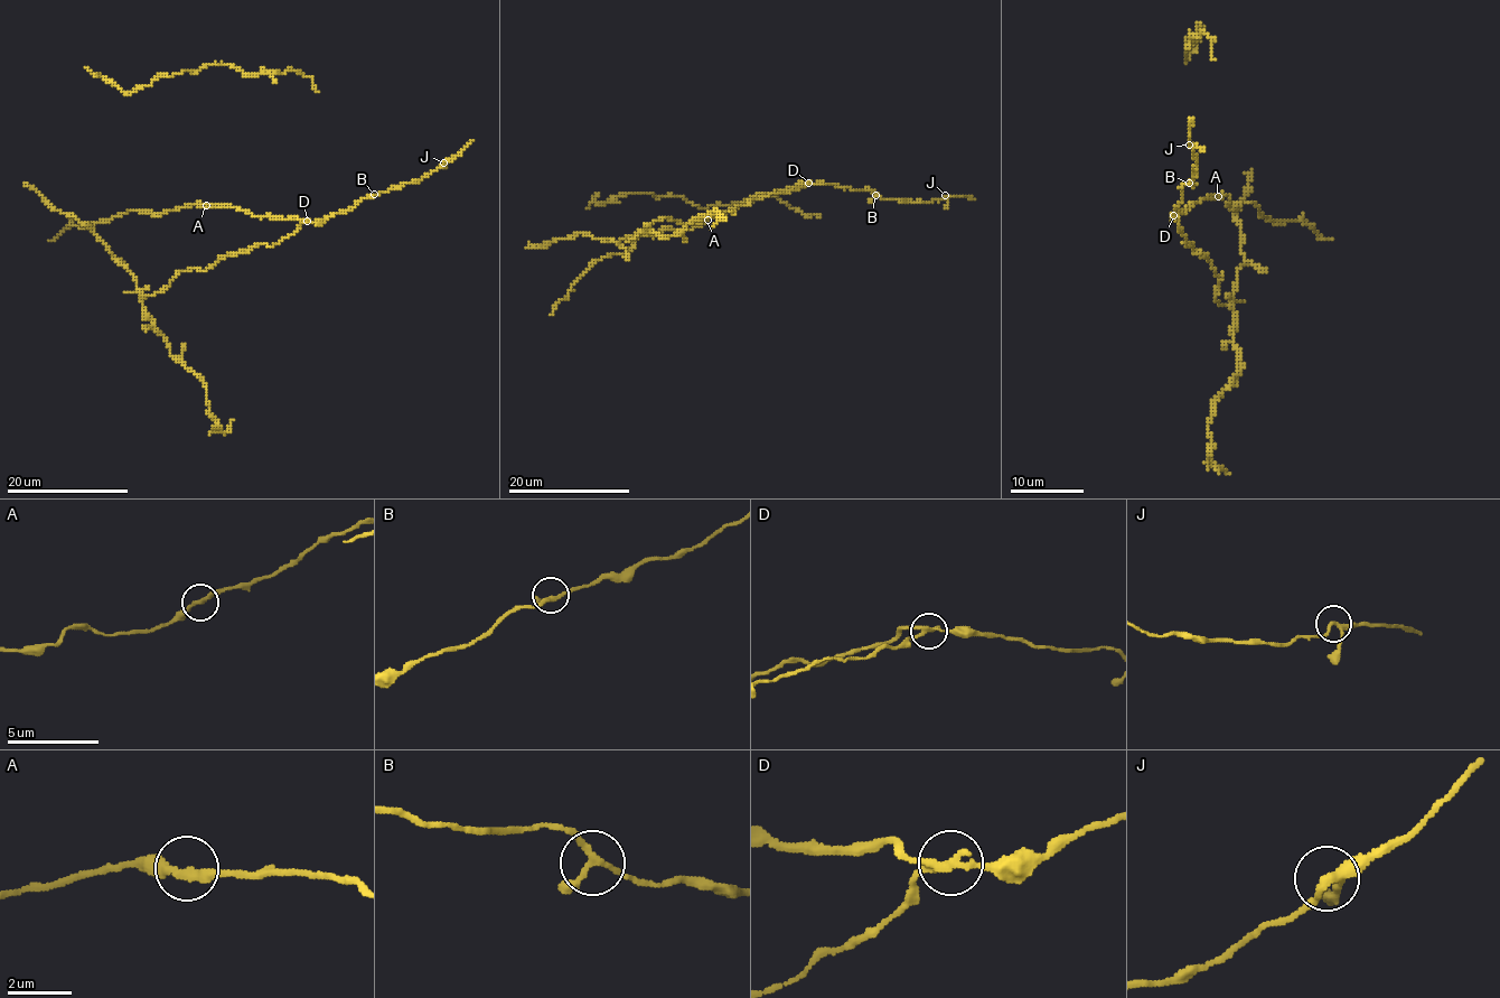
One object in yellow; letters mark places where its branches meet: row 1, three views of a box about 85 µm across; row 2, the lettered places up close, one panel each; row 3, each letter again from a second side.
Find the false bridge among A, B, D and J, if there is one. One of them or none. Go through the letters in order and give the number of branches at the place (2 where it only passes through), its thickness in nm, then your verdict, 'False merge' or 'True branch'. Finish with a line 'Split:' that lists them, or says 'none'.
A: Branches: 2. Thickness 260 nm. True branch
B: Branches: 3. Thickness 180 nm. True branch
D: Branches: 3. Thickness 200 nm. False merge
J: Branches: 3. Thickness 200 nm. True branch
Split: D

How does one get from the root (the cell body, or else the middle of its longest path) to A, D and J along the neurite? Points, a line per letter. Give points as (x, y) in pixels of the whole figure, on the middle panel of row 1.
A: (844, 188), (799, 182), (776, 193), (760, 193), (708, 220)
D: (844, 188), (808, 184)
J: (844, 188), (870, 188), (888, 199), (934, 202), (945, 195)

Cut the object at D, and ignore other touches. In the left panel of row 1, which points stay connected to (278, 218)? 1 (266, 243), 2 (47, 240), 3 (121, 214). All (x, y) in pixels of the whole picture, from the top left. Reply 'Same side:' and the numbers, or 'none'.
Same side: 2, 3

